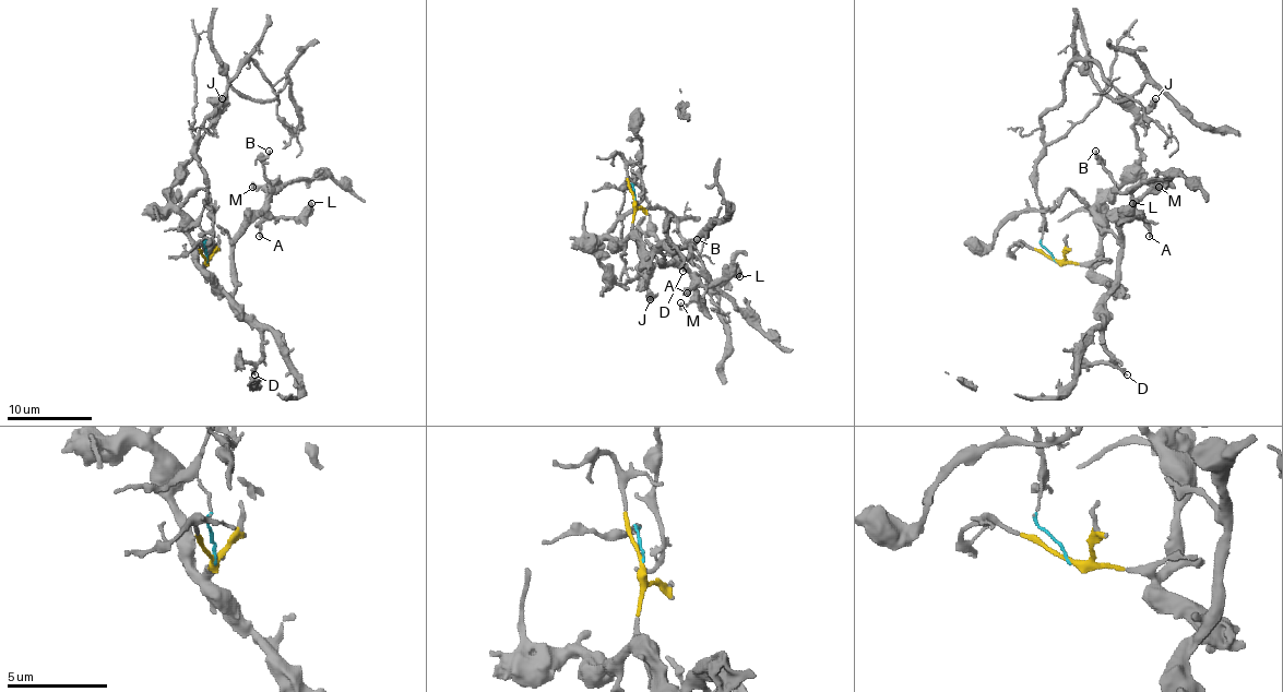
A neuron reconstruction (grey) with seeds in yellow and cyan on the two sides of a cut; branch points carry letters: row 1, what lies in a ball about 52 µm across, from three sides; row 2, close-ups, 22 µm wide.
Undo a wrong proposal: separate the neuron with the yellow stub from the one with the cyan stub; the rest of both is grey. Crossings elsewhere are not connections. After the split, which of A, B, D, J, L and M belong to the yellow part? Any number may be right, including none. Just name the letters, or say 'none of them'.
A, B, D, J, L, M

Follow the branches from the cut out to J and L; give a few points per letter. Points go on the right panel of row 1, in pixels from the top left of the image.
J: (1054, 260), (1090, 265), (1096, 260), (1099, 234), (1094, 209), (1139, 159), (1135, 123), (1156, 98)
L: (1054, 260), (1085, 264), (1107, 285), (1109, 294), (1120, 222), (1128, 213), (1141, 217), (1135, 217), (1132, 202)

